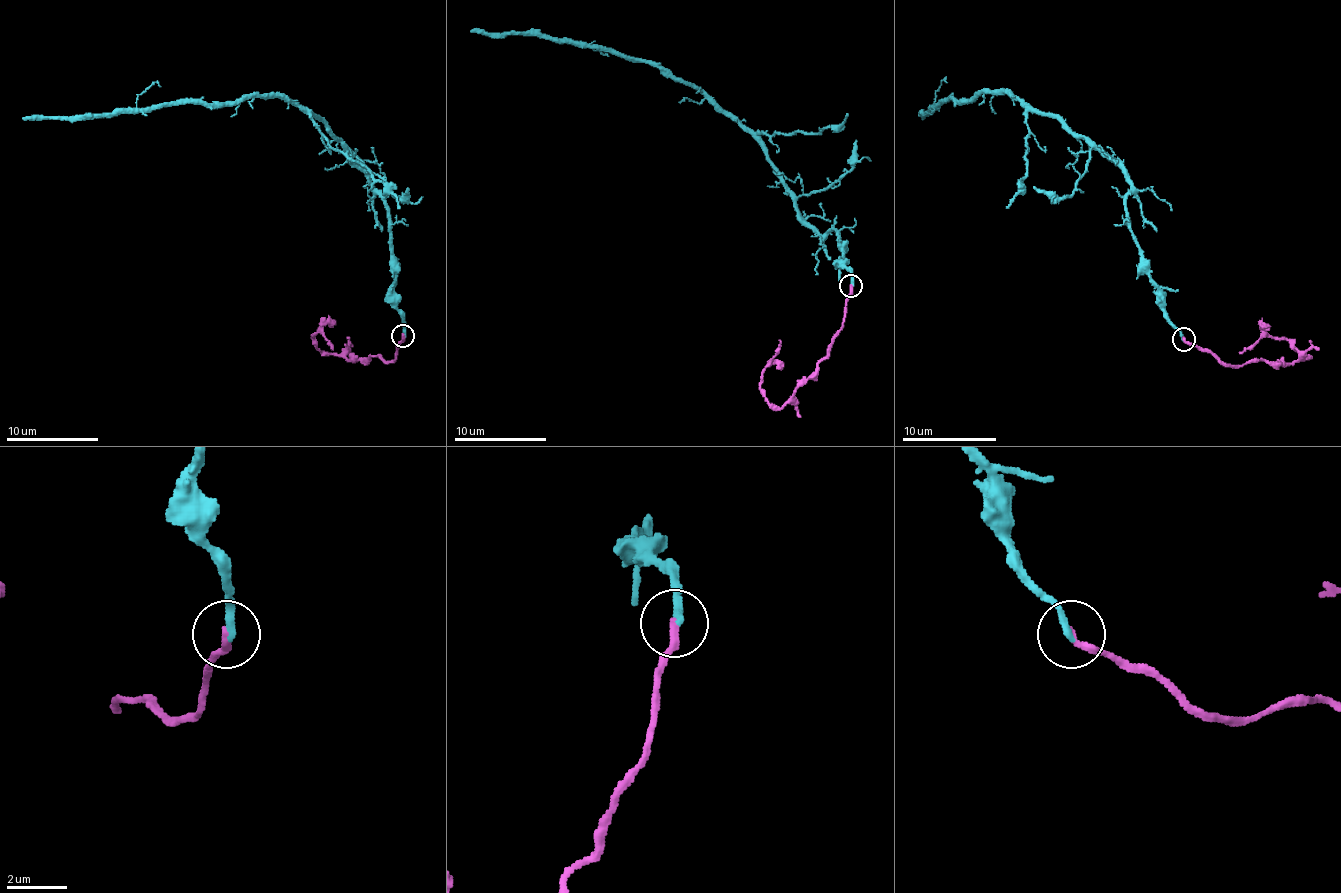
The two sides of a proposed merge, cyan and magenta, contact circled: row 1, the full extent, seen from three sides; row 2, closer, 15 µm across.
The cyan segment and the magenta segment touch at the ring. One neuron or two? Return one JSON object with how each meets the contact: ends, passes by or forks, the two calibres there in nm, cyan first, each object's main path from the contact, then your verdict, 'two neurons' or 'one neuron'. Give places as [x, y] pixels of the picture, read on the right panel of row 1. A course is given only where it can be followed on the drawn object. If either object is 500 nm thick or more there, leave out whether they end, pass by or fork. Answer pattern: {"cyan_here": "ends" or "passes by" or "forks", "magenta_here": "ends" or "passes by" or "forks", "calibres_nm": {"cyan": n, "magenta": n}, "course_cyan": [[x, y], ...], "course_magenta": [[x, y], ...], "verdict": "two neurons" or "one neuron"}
{"cyan_here": "ends", "magenta_here": "ends", "calibres_nm": {"cyan": 240, "magenta": 280}, "course_cyan": [[1183, 338], [1131, 230], [1131, 182], [1110, 156], [1008, 92], [946, 99], [920, 116]], "course_magenta": [[1183, 338], [1211, 350], [1228, 365], [1297, 362], [1308, 357], [1290, 343], [1268, 336], [1240, 353]], "verdict": "two neurons"}

